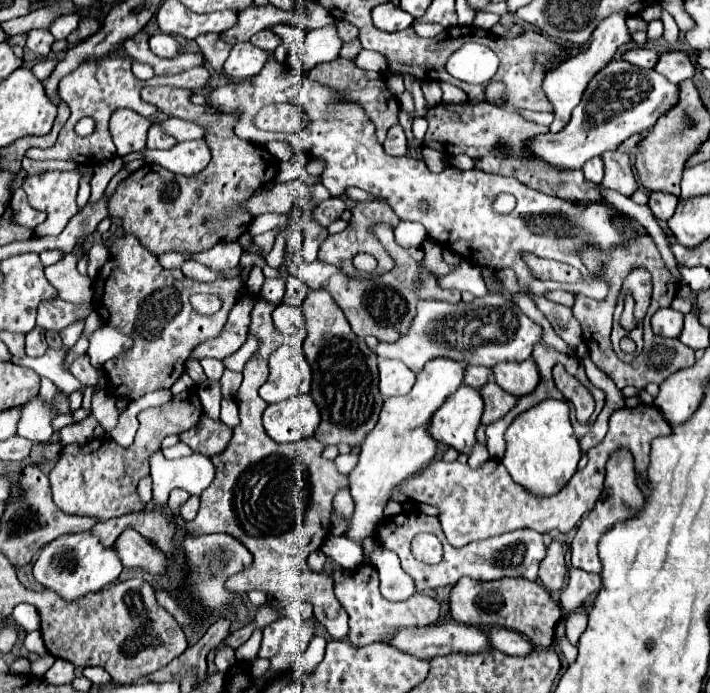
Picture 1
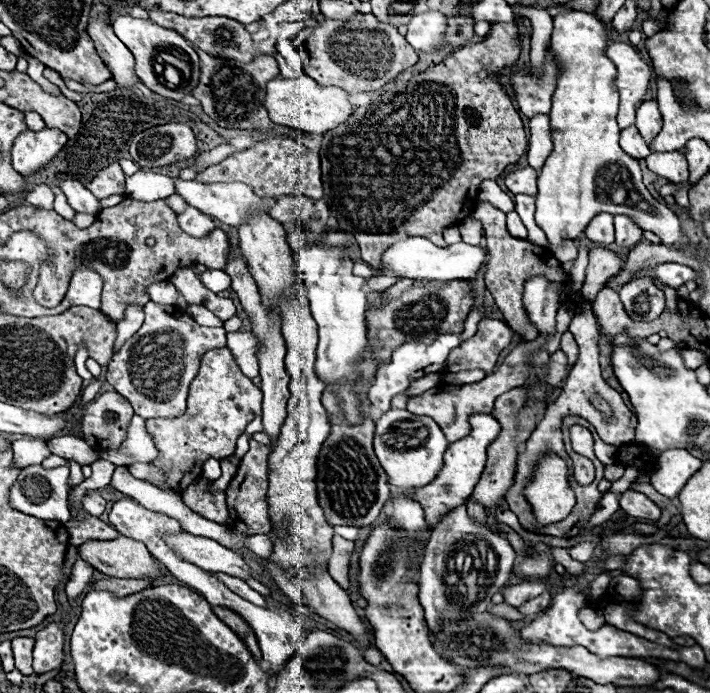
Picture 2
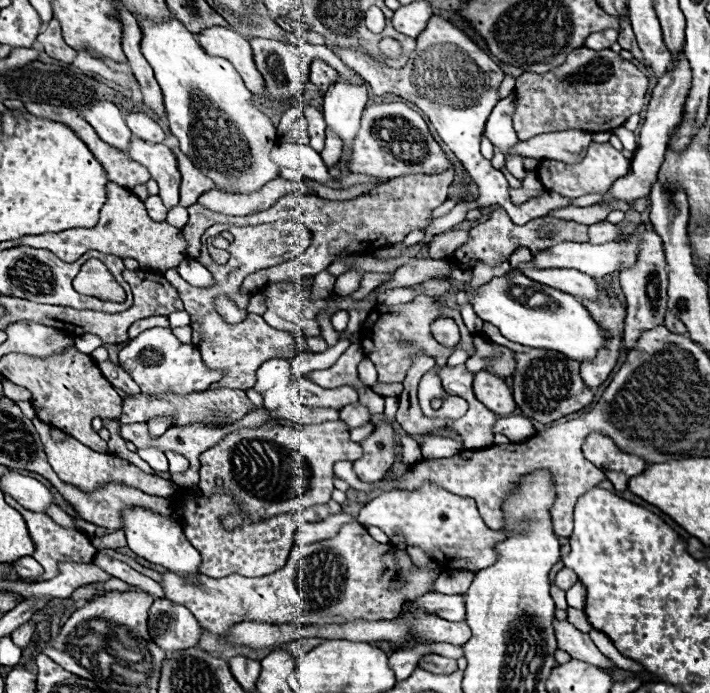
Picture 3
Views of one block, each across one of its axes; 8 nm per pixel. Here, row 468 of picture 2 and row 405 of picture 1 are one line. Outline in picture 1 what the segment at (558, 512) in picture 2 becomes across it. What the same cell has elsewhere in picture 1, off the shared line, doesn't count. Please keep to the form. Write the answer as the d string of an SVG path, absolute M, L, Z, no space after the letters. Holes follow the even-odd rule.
M544 400L532 410L522 412L506 430L506 454L502 464L516 484L526 492L548 498L558 494L578 470L578 460L582 456L580 442L572 430L570 408L564 400Z

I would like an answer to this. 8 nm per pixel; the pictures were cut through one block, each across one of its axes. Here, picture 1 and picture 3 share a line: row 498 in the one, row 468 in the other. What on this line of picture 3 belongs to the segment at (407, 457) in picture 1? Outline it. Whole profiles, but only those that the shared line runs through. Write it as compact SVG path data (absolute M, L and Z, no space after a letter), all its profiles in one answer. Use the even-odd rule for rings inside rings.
M388 396L384 408L384 426L378 426L364 442L364 456L354 462L354 472L362 482L378 482L392 468L396 458L400 456L400 442L392 430L394 414L398 410L396 398Z

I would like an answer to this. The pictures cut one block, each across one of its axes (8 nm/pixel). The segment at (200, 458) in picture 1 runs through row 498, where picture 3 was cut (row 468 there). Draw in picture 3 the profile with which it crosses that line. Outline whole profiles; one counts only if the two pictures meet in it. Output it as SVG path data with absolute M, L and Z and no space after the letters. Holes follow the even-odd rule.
M140 448L138 456L150 464L150 468L154 468L156 472L166 472L168 464L166 464L166 456L162 450L158 448Z

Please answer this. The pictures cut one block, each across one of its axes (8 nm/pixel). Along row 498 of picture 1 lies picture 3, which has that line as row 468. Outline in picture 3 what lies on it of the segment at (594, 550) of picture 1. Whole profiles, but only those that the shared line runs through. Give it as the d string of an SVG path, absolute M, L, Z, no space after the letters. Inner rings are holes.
M590 432L582 444L584 456L594 462L602 464L602 470L606 478L614 484L618 492L628 488L628 480L640 472L644 472L646 462L640 456L632 456L622 452L612 438L600 434L600 432Z

